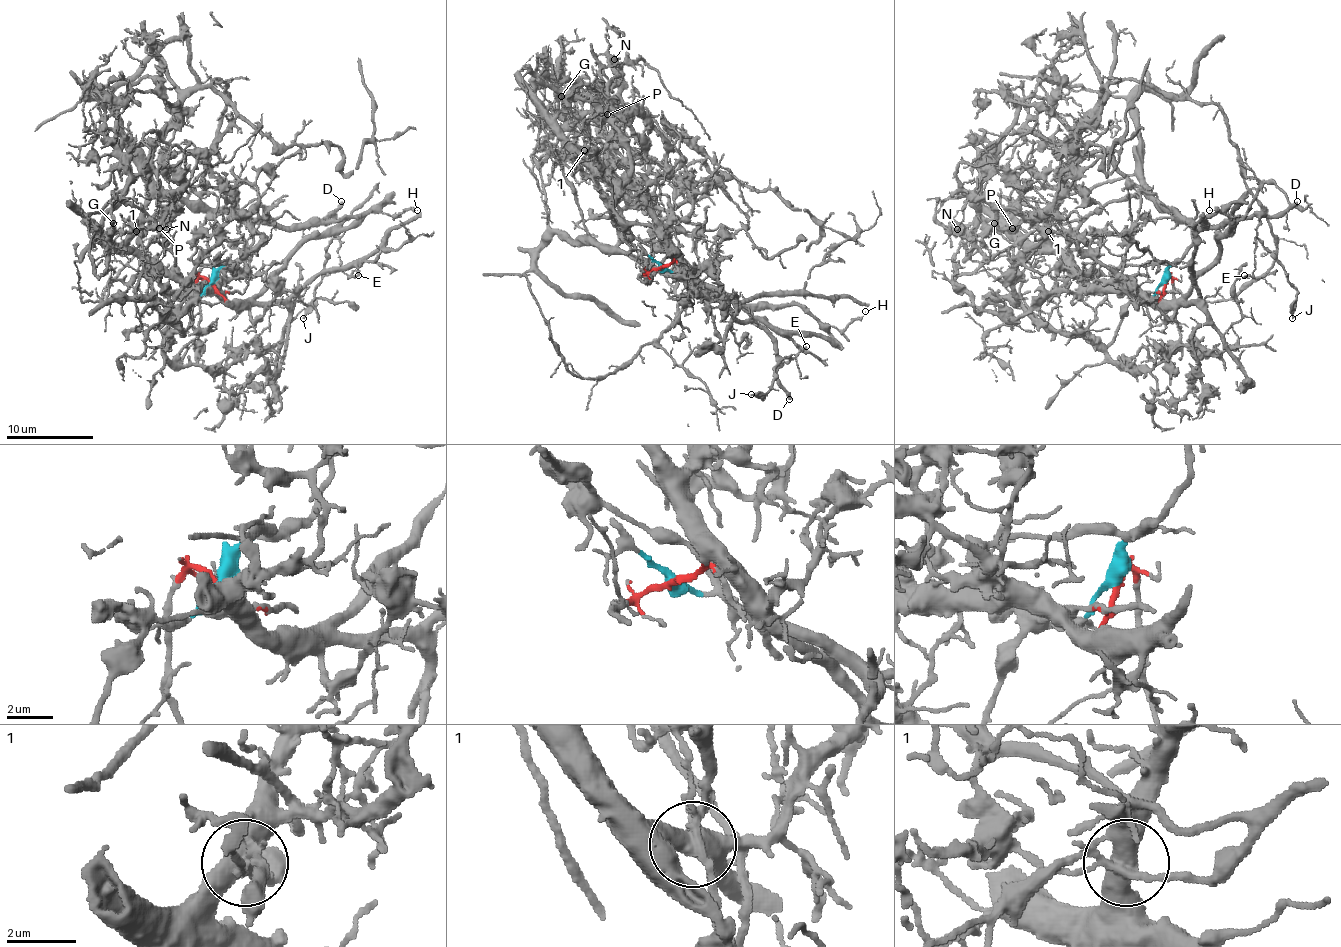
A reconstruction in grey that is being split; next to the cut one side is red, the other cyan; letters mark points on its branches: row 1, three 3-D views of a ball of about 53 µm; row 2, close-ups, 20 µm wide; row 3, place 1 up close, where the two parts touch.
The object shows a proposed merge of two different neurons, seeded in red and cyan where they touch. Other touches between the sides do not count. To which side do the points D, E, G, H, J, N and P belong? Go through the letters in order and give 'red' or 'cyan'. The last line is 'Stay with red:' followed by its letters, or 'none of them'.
D: cyan
E: cyan
G: red
H: cyan
J: cyan
N: red
P: red
Stay with red: G, N, P

